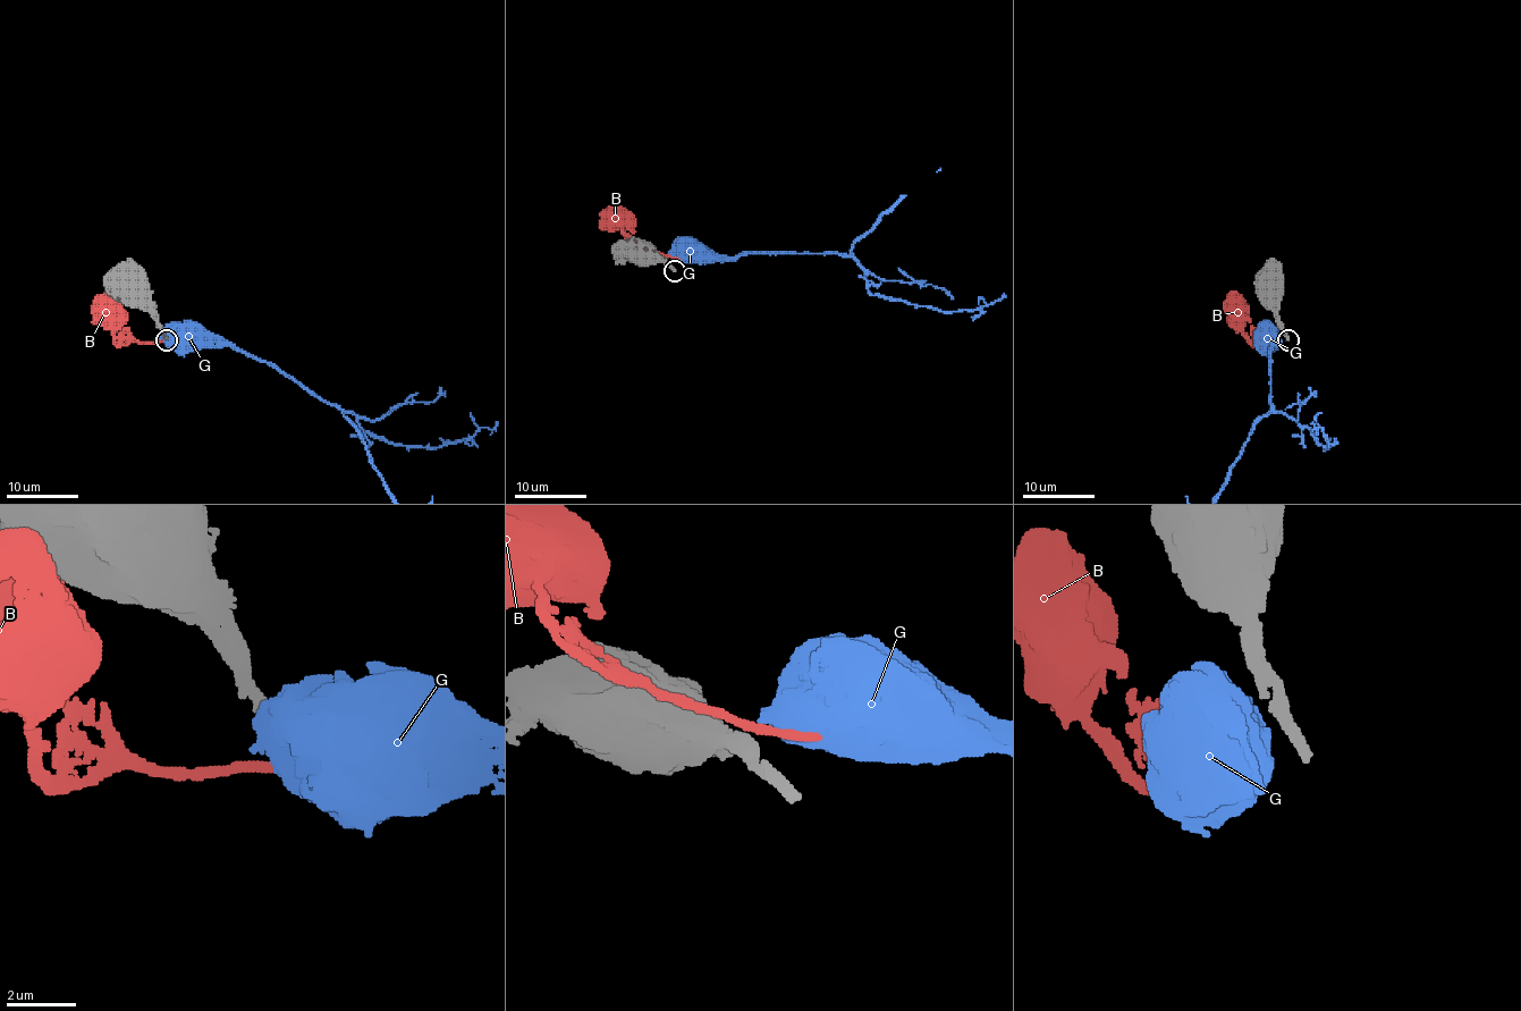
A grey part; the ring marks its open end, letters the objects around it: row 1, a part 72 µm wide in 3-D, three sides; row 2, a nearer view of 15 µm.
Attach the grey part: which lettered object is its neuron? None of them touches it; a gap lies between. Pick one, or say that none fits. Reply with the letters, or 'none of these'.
none of these

